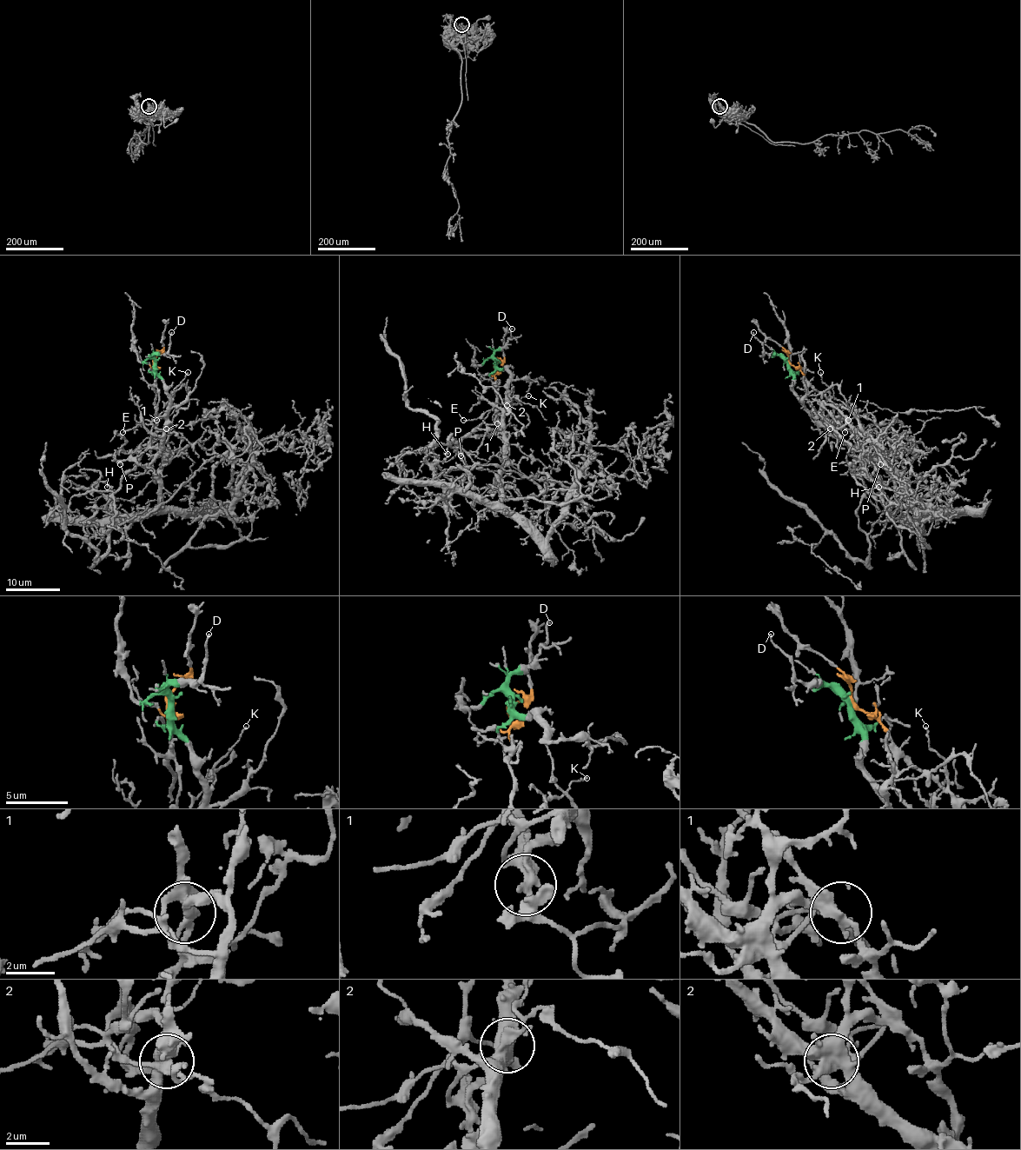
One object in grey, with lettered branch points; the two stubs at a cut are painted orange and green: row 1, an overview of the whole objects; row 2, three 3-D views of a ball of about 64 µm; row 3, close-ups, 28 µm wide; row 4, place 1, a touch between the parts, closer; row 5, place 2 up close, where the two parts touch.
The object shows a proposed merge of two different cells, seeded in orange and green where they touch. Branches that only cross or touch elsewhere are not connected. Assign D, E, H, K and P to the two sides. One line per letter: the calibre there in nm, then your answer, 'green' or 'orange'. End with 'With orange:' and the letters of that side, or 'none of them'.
D: 140 nm | green
E: 150 nm | orange
H: 240 nm | orange
K: 150 nm | green
P: 190 nm | green
With orange: E, H

